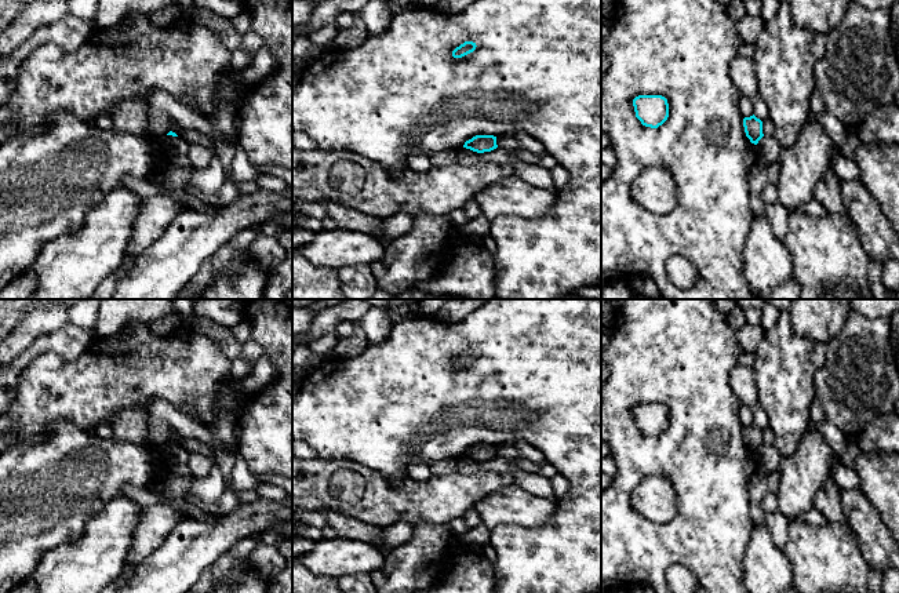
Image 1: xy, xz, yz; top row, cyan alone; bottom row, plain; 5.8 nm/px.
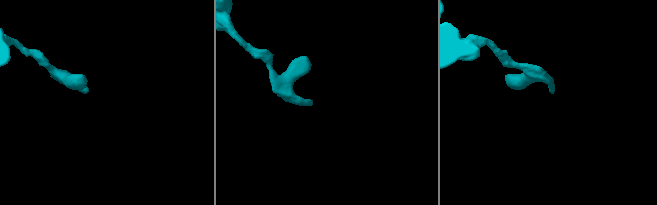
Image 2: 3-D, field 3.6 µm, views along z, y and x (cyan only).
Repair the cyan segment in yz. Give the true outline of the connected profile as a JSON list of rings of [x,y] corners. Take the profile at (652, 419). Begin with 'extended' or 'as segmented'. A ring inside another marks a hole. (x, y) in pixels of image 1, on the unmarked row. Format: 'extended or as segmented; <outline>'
as segmented; [[[638,404],[633,408],[636,426],[643,434],[658,437],[669,426],[669,412],[662,404]]]

